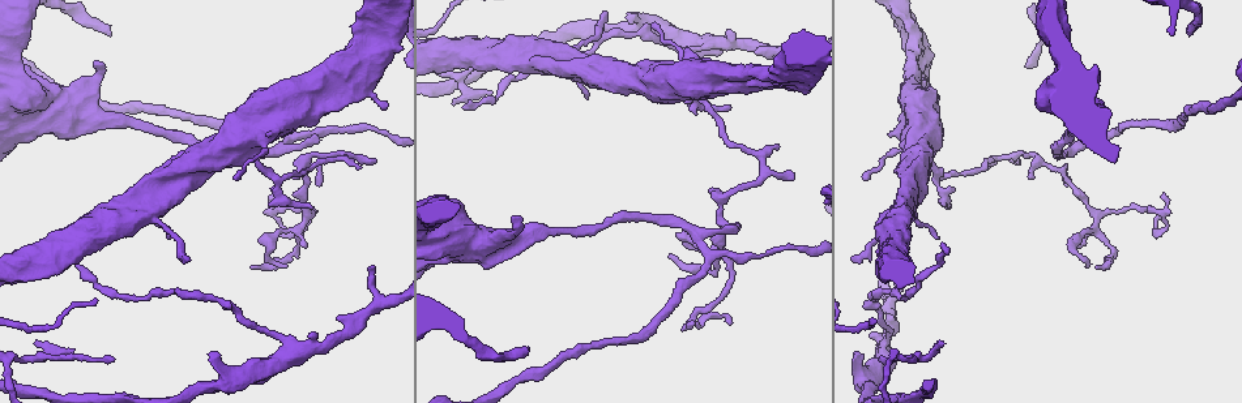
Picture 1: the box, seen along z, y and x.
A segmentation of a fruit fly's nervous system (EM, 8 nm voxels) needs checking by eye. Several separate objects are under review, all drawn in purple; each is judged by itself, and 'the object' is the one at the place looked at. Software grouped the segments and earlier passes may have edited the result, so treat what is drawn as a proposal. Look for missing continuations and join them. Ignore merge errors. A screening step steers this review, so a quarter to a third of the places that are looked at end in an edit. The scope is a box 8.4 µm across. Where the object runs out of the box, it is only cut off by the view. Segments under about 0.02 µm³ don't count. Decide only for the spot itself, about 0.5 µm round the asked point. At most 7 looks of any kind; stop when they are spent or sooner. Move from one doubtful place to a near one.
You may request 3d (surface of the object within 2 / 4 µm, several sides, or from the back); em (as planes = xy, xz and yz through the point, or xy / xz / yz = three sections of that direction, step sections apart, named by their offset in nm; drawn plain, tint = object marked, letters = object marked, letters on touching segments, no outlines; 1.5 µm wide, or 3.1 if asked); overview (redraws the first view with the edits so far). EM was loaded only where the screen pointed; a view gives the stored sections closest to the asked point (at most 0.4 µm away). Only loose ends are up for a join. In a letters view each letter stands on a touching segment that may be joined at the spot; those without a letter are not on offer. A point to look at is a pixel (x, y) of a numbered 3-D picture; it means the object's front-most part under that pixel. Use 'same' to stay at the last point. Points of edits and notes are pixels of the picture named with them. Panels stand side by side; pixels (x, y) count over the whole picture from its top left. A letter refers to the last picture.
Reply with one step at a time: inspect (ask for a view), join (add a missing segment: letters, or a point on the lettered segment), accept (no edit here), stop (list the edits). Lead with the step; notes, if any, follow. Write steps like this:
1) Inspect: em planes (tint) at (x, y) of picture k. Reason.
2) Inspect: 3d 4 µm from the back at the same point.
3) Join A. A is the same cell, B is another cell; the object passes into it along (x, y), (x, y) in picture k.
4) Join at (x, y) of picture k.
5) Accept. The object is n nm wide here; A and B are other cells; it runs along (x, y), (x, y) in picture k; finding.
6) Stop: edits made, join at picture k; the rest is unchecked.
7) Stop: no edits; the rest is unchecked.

Inspect: em planes (letters) at (96, 64) of picture 1.

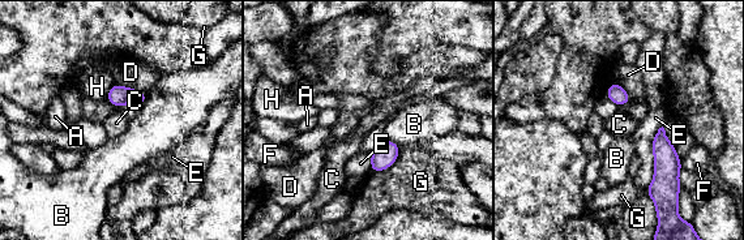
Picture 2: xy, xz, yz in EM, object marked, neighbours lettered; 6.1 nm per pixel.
Accept. The longest contact is with E, 340 nm; A, B, C, D, E, F, G and H are other cells; none of them fits.

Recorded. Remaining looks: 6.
Inspect: 3d 4 µm at (1190, 34) of picture 1. An open end.

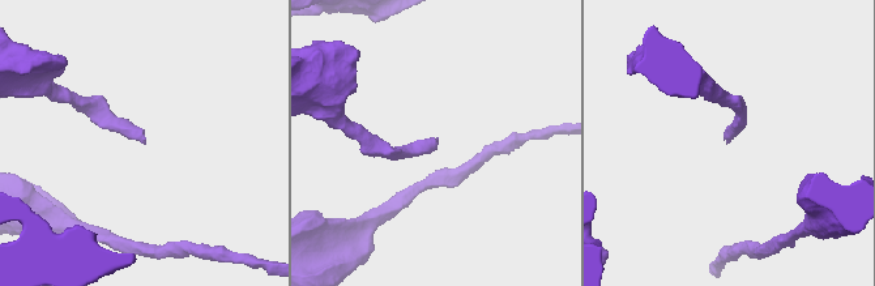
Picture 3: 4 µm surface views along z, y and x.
Inspect: em planes (letters) at (436, 139) of picture 3. Now the EM.

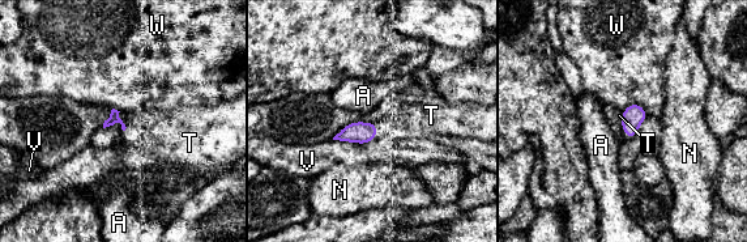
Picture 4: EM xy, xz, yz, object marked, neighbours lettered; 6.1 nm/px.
Join T. T is the same cell, A, N, V and W are other cells; the object passes into it along (114, 118), (115, 123), (154, 132) in picture 4; it goes on there.

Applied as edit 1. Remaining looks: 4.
Inspect: overview. Redraw.

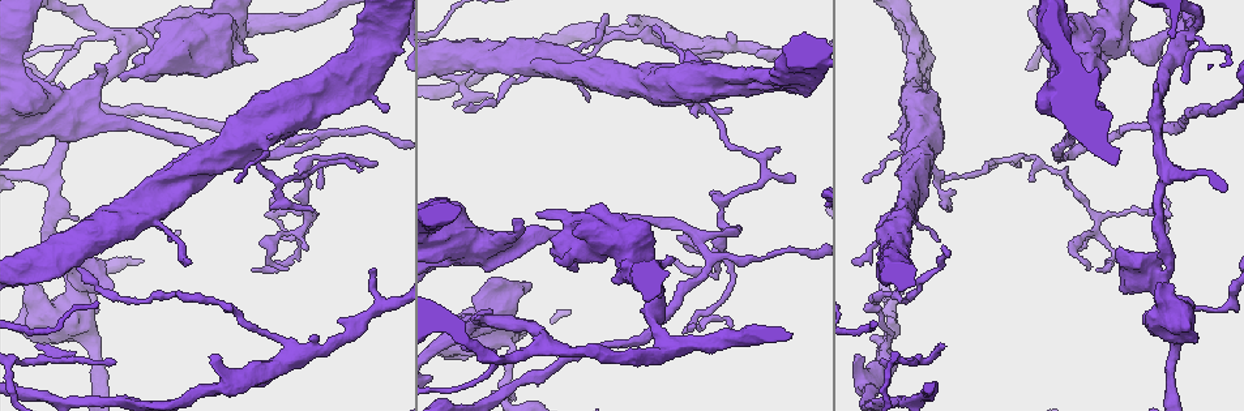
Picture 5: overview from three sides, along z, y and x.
Inspect: em planes (letters) at (466, 109) of picture 5. End of a long branch.

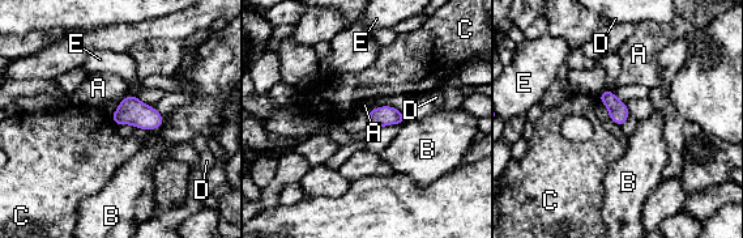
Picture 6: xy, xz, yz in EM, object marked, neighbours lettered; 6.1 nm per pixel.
Accept. The longest contact is with B, 130 nm; A, B, C, D and E are other cells; a border runs along (109, 117), (116, 126) in picture 6; no lettered segment goes on from it.

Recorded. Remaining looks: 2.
Stop: edits made, join at picture 4; the rest is unchecked.

